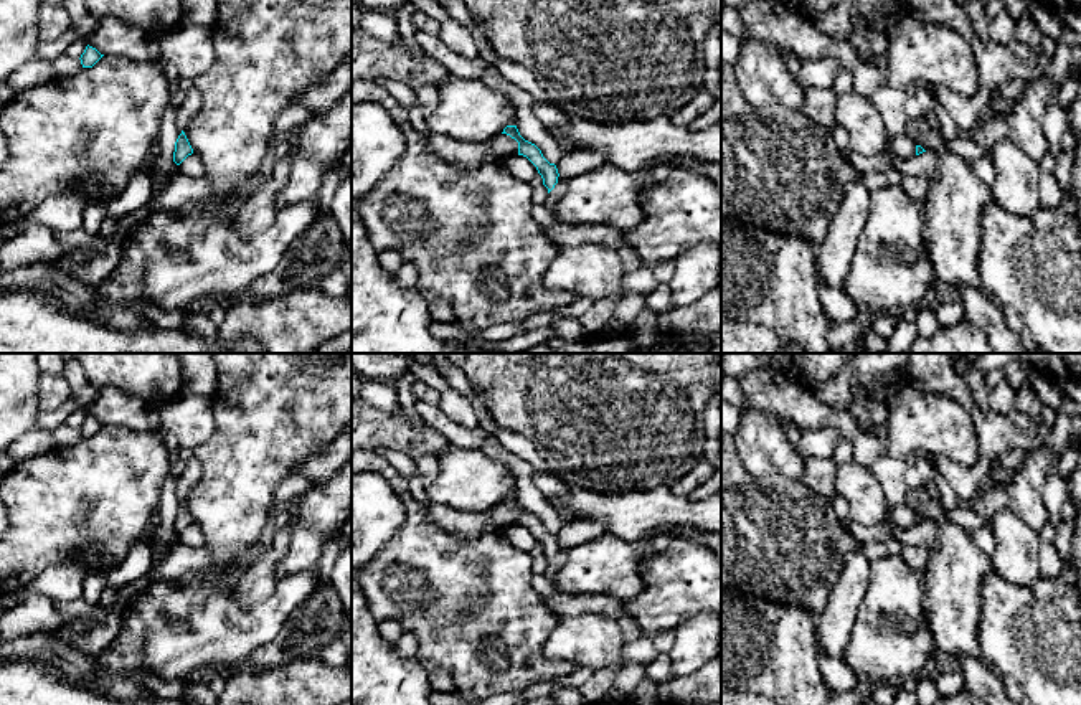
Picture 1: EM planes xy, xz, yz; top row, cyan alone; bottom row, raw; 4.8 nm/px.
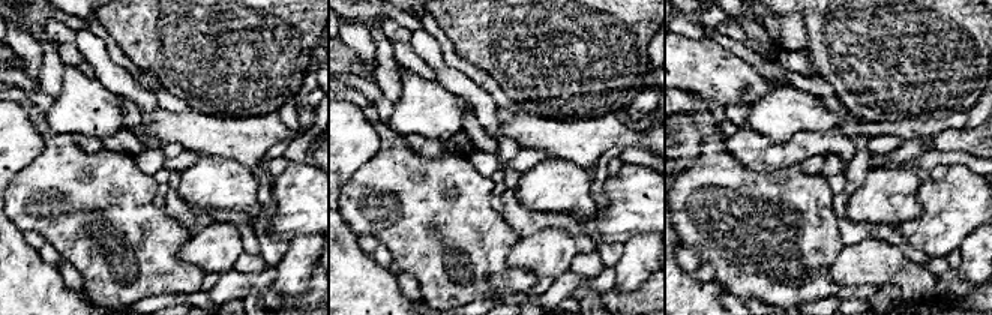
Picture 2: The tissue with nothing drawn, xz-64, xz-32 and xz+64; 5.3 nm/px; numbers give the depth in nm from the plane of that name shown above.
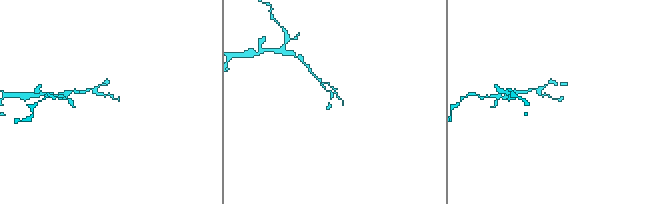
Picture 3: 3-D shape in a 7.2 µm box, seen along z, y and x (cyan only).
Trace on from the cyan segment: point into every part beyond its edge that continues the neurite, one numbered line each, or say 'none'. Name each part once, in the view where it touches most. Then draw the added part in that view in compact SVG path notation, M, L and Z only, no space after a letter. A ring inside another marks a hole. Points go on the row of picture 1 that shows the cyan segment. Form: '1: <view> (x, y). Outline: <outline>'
none

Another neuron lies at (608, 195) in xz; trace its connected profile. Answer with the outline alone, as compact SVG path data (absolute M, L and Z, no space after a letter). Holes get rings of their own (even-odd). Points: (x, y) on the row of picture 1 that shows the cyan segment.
M614 163L568 178L566 192L556 205L556 218L568 225L604 225L624 231L644 221L639 205L640 175Z

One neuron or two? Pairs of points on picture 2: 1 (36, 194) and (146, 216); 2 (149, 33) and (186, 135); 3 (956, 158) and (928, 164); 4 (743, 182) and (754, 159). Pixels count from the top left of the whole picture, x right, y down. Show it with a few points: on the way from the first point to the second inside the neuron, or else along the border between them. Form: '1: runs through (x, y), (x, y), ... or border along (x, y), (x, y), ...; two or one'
1: runs through (63, 195), (95, 209), (102, 216), (119, 216); one
2: border along (191, 108), (225, 117); two
3: runs through (949, 158), (935, 158); one
4: border along (725, 144), (752, 170), (784, 168); two

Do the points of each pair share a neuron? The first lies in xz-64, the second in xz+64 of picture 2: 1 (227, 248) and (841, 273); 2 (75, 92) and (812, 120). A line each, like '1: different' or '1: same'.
1: same
2: same

